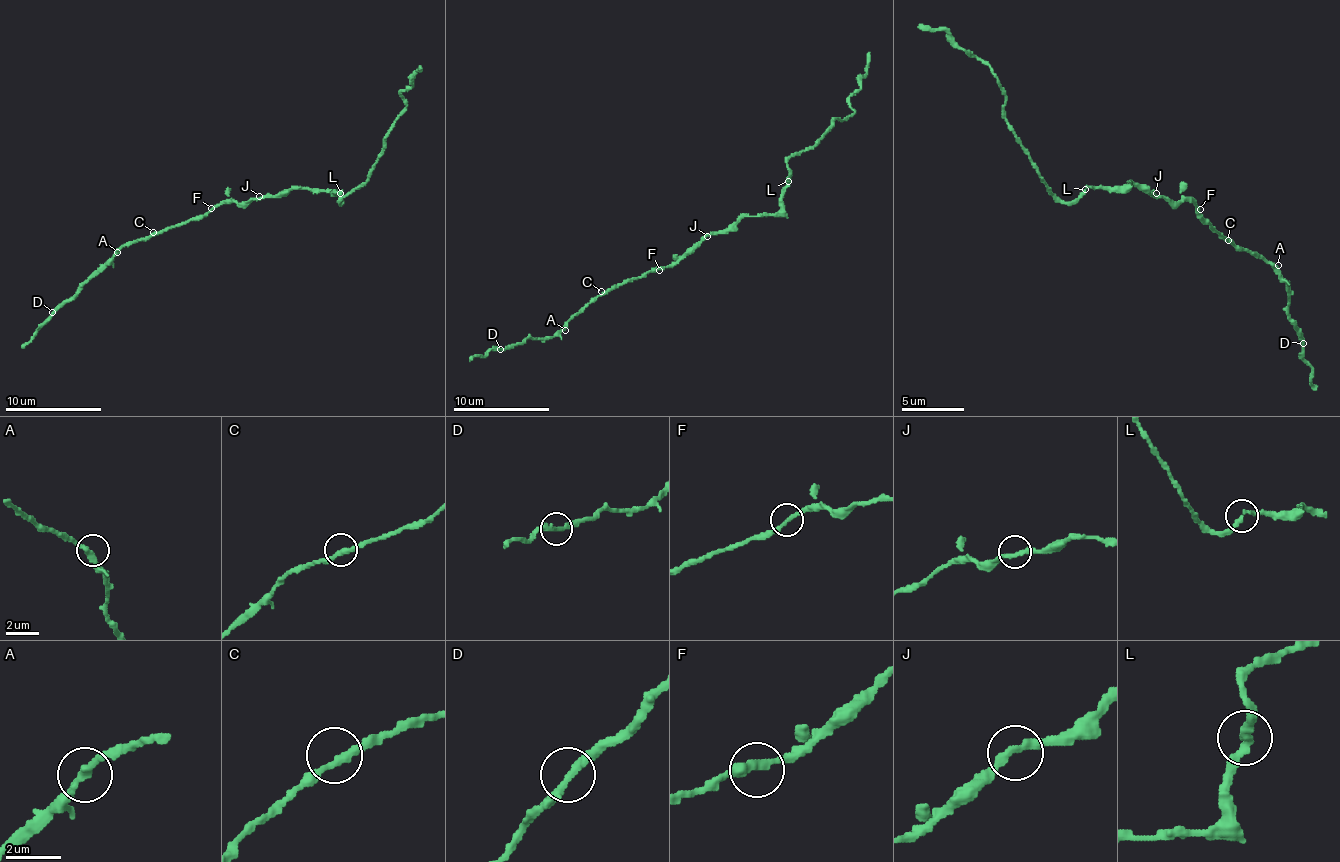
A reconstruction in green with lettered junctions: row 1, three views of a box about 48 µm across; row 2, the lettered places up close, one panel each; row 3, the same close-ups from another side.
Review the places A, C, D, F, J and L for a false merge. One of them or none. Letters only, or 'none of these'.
none of these

